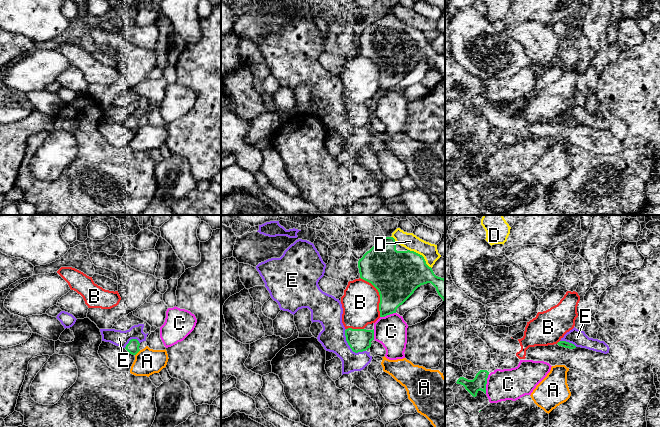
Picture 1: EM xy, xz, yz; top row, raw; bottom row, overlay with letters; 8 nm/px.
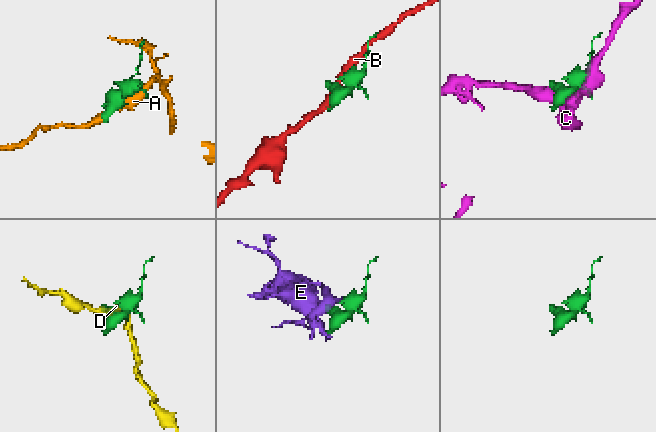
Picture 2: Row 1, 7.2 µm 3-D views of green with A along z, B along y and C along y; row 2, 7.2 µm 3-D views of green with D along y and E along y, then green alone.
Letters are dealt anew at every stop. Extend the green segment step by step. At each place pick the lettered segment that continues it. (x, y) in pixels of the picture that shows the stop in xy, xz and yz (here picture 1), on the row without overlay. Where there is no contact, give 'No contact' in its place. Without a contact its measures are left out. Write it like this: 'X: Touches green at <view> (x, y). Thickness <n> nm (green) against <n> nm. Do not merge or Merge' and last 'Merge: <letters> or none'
A: Touches green at xy (137, 128). Thickness 100 nm (green) against 220 nm. Do not merge
B: Touches green at xz (379, 70). Thickness 380 nm (green) against 300 nm. Do not merge
C: Touches green at yz (486, 159). Thickness 110 nm (green) against 260 nm. Do not merge
D: Touches green at xz (421, 31). Thickness 380 nm (green) against 130 nm. Do not merge
E: Touches green at xz (349, 121). Thickness 190 nm (green) against 200 nm. Do not merge
Merge: none

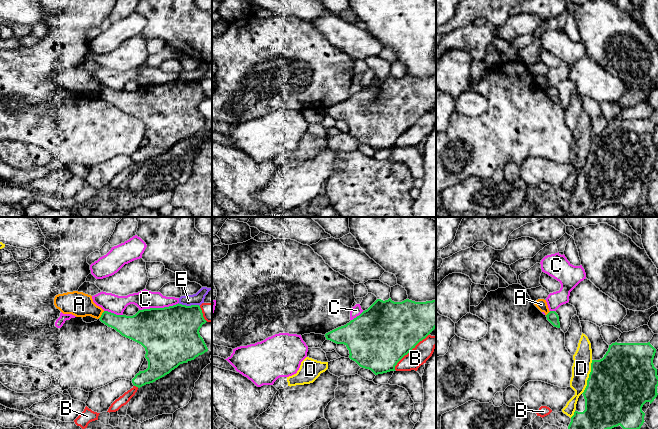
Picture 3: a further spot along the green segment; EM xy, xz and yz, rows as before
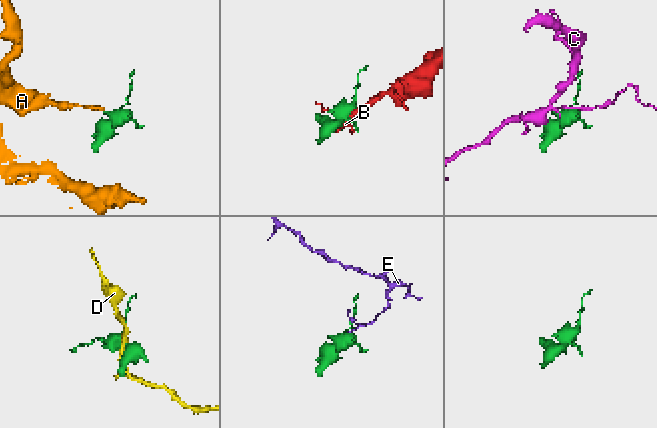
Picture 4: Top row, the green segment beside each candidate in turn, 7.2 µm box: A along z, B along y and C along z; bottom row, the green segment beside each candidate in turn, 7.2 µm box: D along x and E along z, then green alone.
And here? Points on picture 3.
A: Touches green at xy (101, 91). Thickness 180 nm (green) against 200 nm. Do not merge
B: Touches green at xz (409, 127). Thickness 480 nm (green) against 150 nm. Do not merge
C: Touches green at xy (158, 84). Thickness 460 nm (green) against 150 nm. Do not merge
D: Touches green at yz (589, 153). Thickness 500 nm (green) against 150 nm. Do not merge
E: Touches green at xy (189, 82). Thickness 420 nm (green) against 100 nm. Do not merge
Merge: none

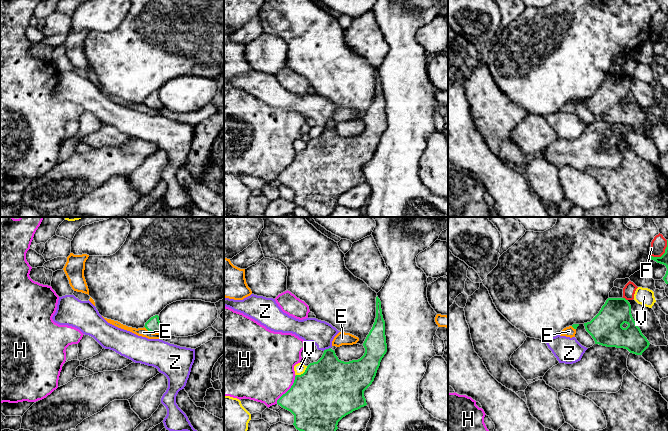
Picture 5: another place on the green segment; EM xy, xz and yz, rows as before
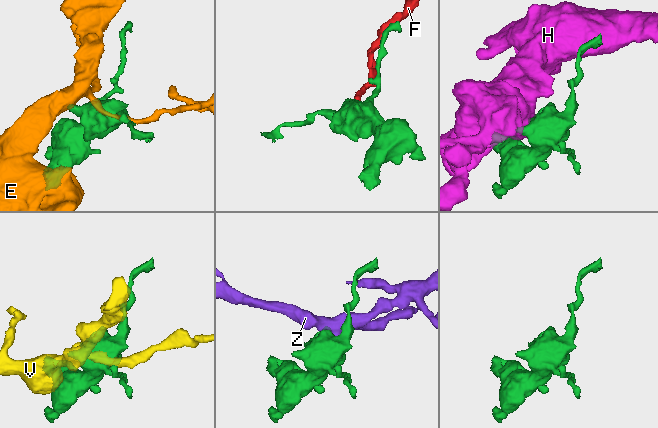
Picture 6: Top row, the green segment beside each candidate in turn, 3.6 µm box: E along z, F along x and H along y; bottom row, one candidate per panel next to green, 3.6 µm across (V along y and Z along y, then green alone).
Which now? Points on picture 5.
E: Touches green at xy (152, 108). Thickness 120 nm (green) against 70 nm. Do not merge
F: Touches green at yz (664, 29). Thickness 70 nm (green) against 130 nm. Do not merge
H: Touches green at xz (289, 165). Thickness 480 nm (green) against 480 nm. Do not merge
V: Touches green at xz (303, 149). Thickness 500 nm (green) against 90 nm. Do not merge
Z: Touches green at xz (326, 125). Thickness 360 nm (green) against 200 nm. Do not merge
Merge: none

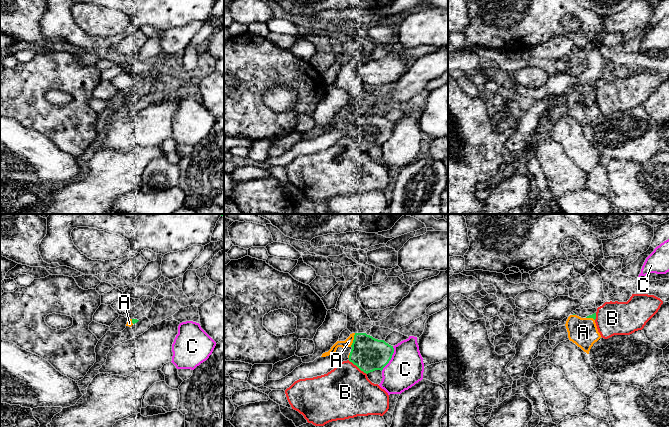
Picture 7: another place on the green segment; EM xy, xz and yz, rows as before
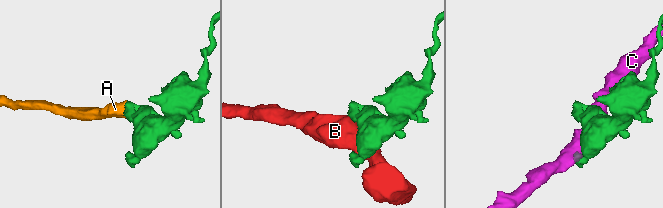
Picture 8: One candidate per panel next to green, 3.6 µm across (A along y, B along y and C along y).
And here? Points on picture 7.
A: Touches green at xz (353, 116). Thickness 280 nm (green) against 70 nm. Merge
B: Touches green at xz (357, 142). Thickness 280 nm (green) against 420 nm. Do not merge
C: Touches green at xz (391, 133). Thickness 280 nm (green) against 280 nm. Do not merge
Merge: A

